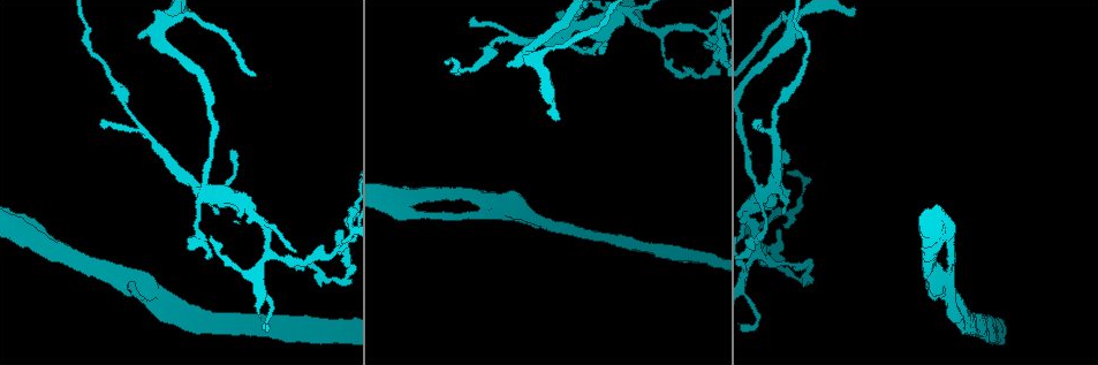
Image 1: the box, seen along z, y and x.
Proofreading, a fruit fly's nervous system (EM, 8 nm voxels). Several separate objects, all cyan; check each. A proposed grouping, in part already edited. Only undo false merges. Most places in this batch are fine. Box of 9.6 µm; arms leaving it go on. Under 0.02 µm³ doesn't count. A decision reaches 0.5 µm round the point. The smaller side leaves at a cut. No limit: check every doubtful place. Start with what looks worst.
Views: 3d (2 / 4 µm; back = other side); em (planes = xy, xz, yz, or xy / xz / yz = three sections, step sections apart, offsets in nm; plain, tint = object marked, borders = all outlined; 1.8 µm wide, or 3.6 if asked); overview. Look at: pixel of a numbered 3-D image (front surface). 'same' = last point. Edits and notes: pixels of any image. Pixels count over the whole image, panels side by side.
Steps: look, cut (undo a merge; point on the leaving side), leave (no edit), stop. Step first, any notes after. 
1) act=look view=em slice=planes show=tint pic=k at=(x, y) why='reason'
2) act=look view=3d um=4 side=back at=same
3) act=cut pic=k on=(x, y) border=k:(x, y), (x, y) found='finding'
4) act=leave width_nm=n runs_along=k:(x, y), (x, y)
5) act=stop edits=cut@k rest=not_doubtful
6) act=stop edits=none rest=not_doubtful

act=look view=3d um=2 pic=1 at=(574, 24) why='looks like a crossing'

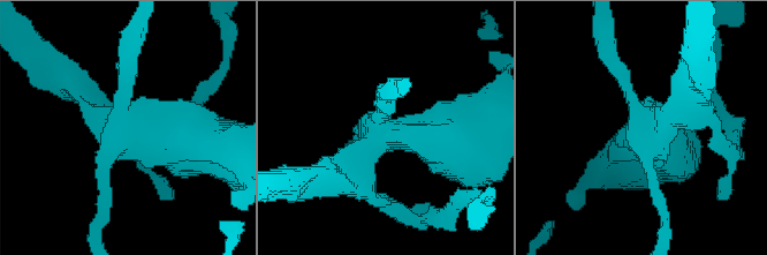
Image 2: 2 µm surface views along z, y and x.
act=look view=em um=3.6 slice=xz step=4 show=tint pic=2 at=(387, 136)

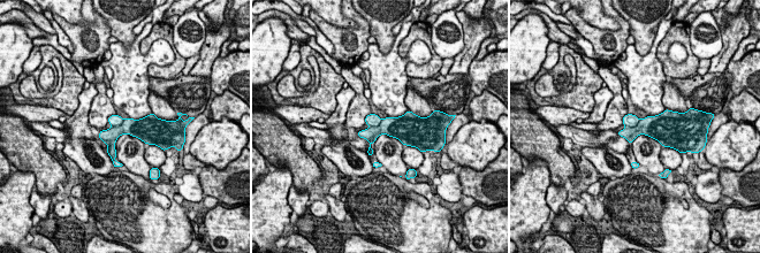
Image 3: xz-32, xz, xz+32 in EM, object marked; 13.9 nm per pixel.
act=cut pic=3 on=(630, 121) found='a second neuron is stuck on'

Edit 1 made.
act=look view=overview why='redraw'

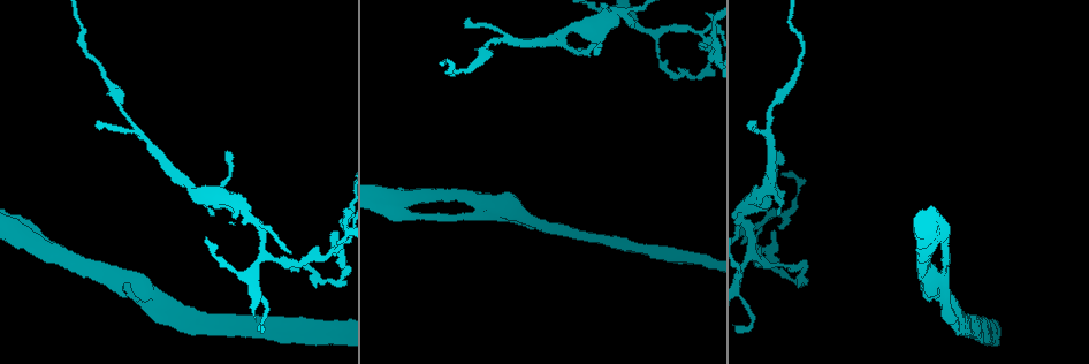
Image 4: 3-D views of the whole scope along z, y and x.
act=look view=3d um=2 pic=4 at=(702, 31) why='arms part here'

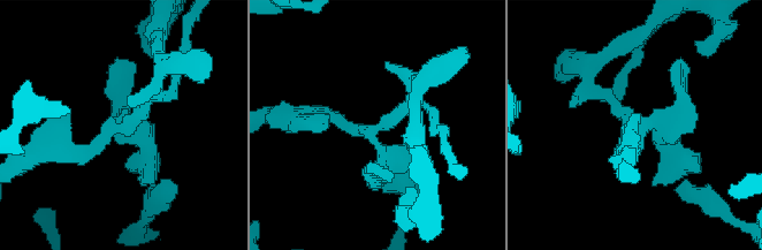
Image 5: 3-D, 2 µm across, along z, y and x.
act=look view=em slice=planes show=borders pic=5 at=(120, 126)

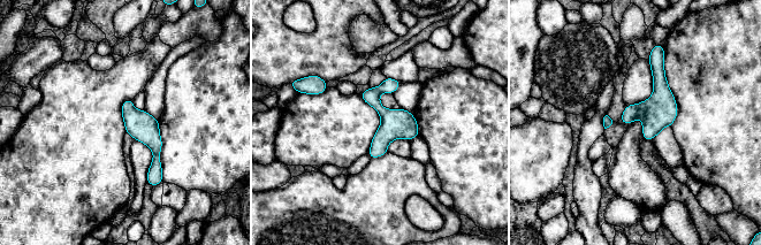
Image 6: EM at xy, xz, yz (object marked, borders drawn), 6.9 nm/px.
act=leave runs_along=6:(655, 53), (659, 110), (647, 137) found='one neuron here'

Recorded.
act=look view=em um=3.6 slice=planes show=plain pic=4 at=(27, 240) why='small branch off a trunk'

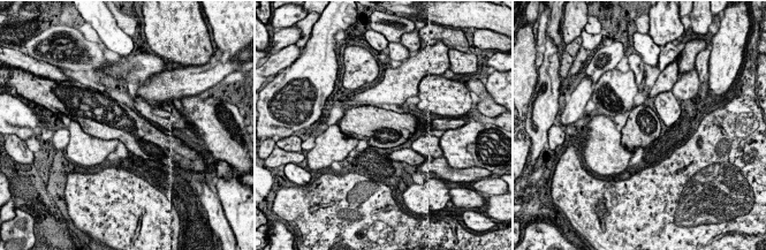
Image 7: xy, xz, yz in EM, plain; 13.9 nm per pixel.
act=look view=em um=3.6 slice=planes show=tint at=same

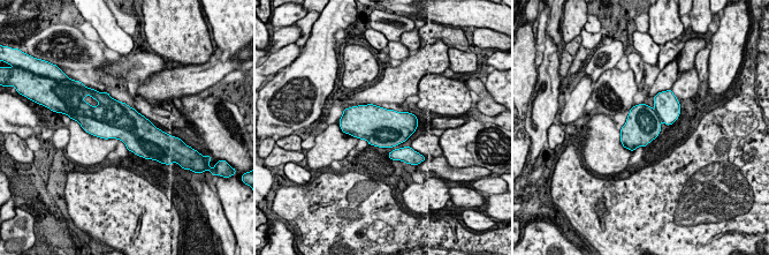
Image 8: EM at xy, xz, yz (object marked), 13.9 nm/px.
act=leave width_nm=500 found='continuous, no second neuron'

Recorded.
act=look view=3d um=2 pic=4 at=(961, 318) why='arms part here'

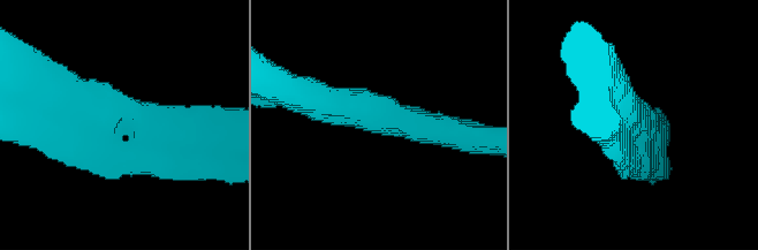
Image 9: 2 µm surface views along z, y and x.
act=look view=em slice=planes show=tint pic=9 at=(634, 115)

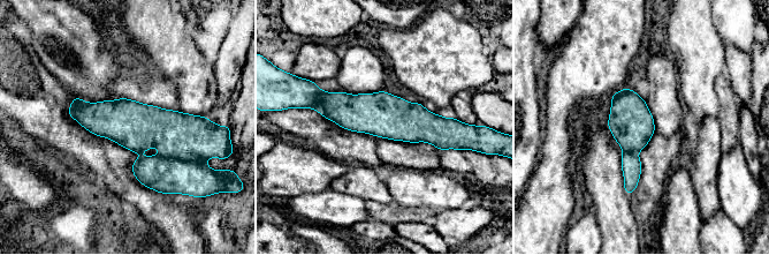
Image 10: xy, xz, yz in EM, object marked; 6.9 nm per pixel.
act=leave runs_along=10:(319, 105), (454, 132) found='one neuron here'

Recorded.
act=look view=em slice=xz step=16 show=tint pic=4 at=(524, 218) why='sudden change in width'

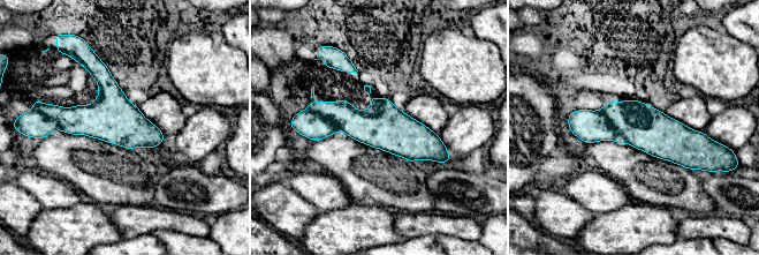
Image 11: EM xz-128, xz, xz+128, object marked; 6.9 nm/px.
act=look view=em slice=planes show=tint at=same

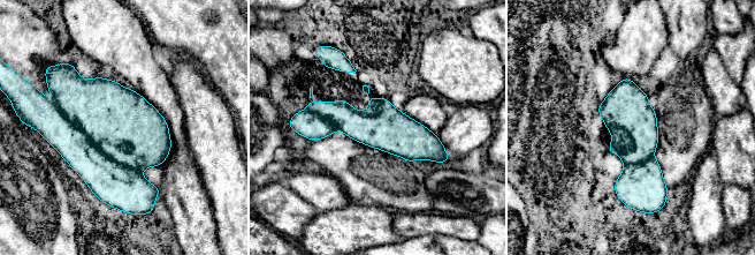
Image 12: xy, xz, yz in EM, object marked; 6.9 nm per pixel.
act=leave width_nm=320 runs_along=12:(309, 121), (386, 127), (442, 151) found='one neuron here'

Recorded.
act=look view=em um=3.6 slice=yz step=4 show=tint pic=4 at=(112, 277) why='a fork'

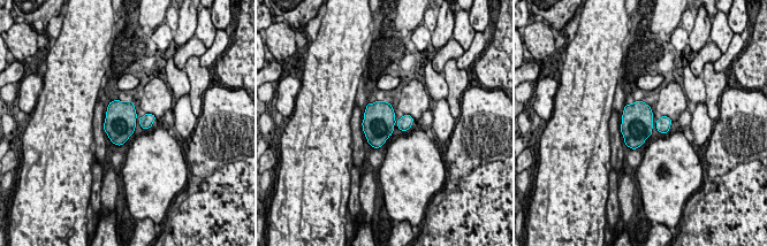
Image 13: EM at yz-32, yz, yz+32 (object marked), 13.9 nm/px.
act=look view=em um=3.6 slice=planes show=borders at=same

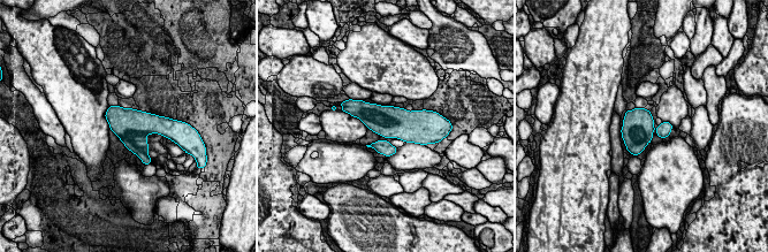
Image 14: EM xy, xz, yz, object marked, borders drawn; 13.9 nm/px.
act=leave found='continuous, no second neuron'

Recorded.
act=stop edits=cut@3 rest=not_doubtful

